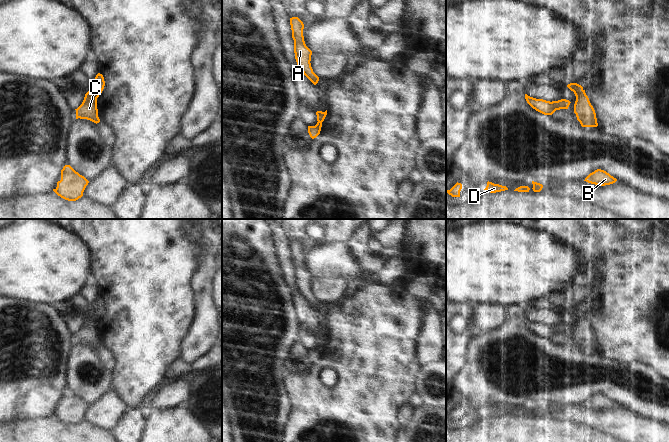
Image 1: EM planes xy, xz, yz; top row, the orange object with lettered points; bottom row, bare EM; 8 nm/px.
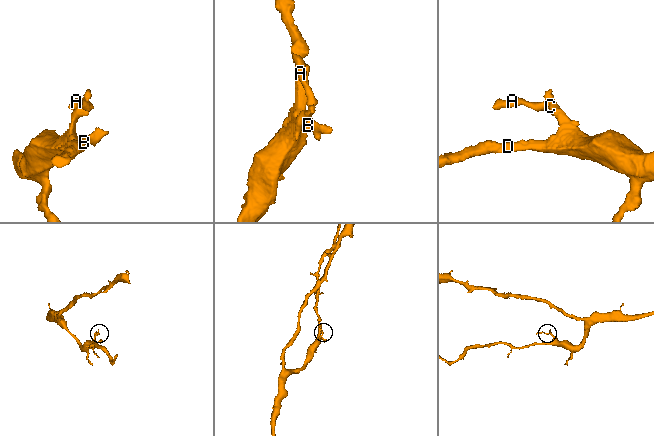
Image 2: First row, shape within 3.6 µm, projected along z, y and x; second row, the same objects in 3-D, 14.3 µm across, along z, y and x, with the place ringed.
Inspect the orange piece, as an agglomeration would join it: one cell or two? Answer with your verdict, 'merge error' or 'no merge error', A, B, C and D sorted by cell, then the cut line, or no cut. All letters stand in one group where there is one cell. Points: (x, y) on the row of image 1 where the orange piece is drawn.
merge error; A / B C D; cut in xy along (89, 91), (96, 99)

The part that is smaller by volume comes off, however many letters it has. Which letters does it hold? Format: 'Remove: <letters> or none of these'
Remove: A

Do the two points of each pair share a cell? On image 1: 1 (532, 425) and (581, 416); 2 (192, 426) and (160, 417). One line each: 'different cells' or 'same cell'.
1: different cells
2: same cell

